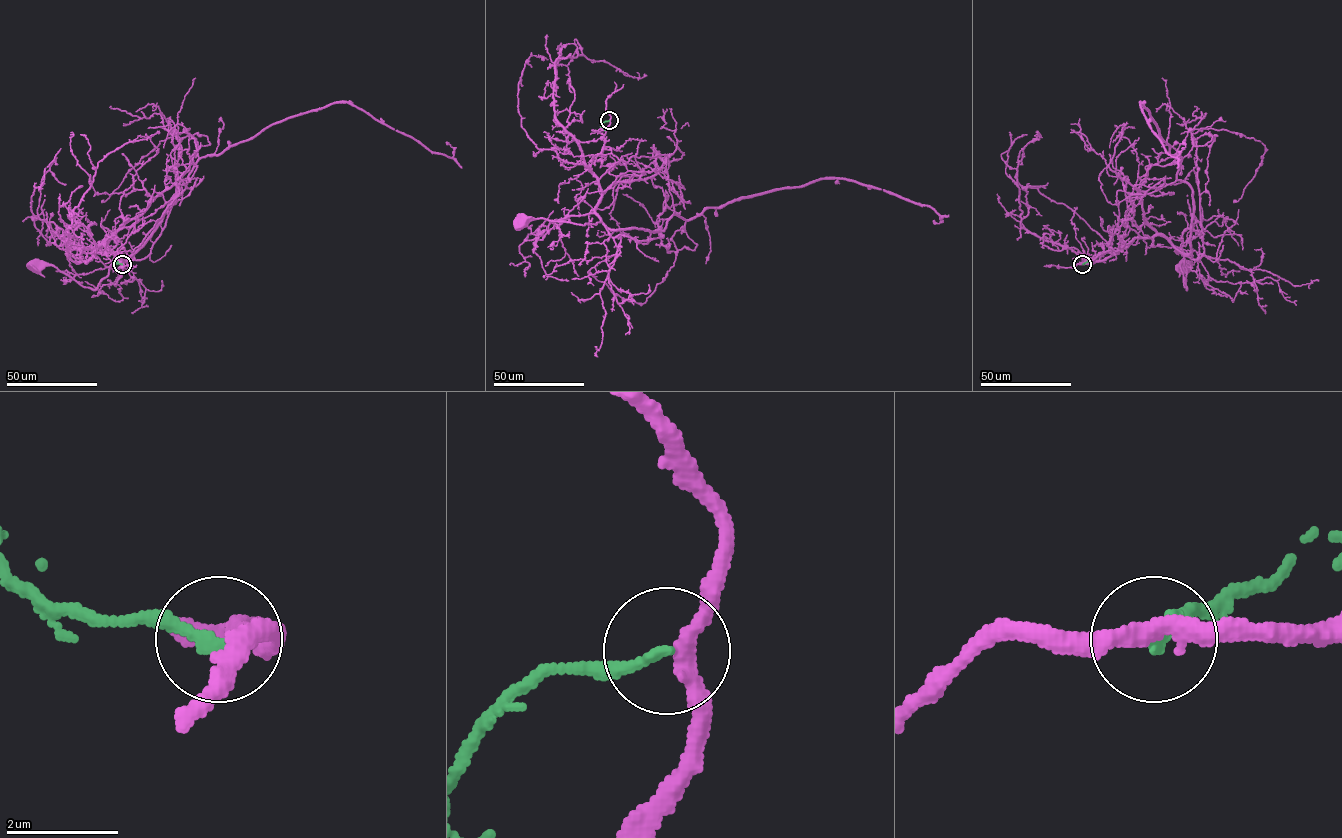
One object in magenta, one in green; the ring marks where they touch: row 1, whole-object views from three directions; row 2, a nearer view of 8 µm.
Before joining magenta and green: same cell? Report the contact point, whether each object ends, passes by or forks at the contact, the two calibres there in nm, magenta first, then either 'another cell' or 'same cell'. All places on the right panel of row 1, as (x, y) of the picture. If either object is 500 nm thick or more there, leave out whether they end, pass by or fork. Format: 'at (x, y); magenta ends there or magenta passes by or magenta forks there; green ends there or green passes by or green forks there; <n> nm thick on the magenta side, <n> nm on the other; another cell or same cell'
at (1082, 264); magenta passes by; green ends there; 320 nm thick on the magenta side, 200 nm on the other; another cell

